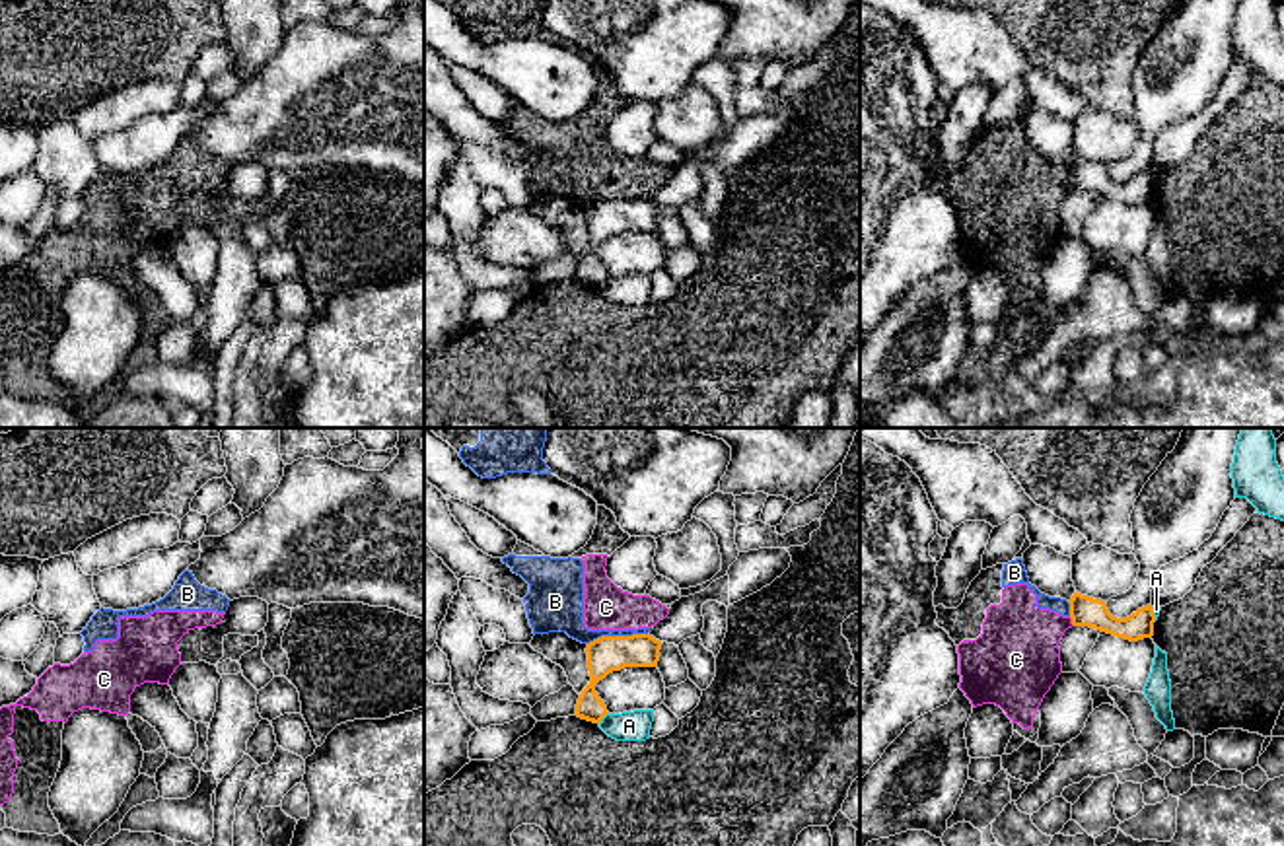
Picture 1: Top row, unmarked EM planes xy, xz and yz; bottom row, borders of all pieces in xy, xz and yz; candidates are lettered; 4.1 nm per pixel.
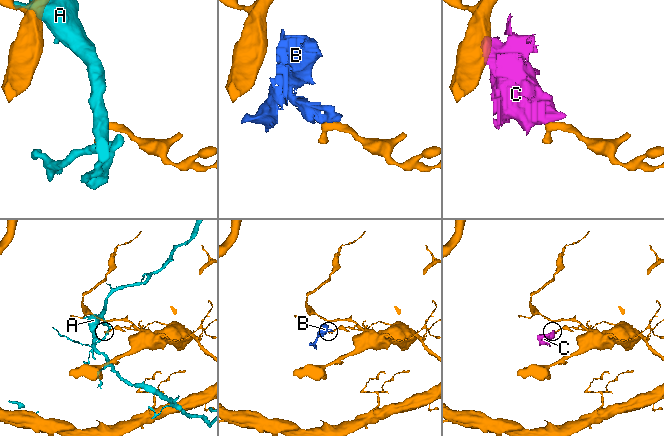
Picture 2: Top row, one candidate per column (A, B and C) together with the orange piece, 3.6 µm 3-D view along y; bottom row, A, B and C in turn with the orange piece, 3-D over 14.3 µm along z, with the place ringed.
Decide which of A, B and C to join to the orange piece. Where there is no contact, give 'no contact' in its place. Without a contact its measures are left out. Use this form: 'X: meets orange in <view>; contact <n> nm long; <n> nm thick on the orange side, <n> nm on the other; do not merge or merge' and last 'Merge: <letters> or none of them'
A: meets orange in xz; contact 70 nm long; 140 nm thick on the orange side, 130 nm on the other; do not merge
B: meets orange in xz; contact 260 nm long; 150 nm thick on the orange side, 160 nm on the other; do not merge
C: meets orange in yz; contact 50 nm long; 130 nm thick on the orange side, 320 nm on the other; do not merge
Merge: none of them

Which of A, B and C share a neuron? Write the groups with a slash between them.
A / B C

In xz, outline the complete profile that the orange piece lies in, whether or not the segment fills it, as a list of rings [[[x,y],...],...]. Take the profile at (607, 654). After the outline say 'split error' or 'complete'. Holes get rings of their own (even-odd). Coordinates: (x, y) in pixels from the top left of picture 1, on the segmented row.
[[[650,634],[601,636],[588,644],[589,685],[582,690],[576,716],[593,723],[609,714],[595,692],[595,685],[613,671],[624,667],[658,667],[661,642]]]; complete

